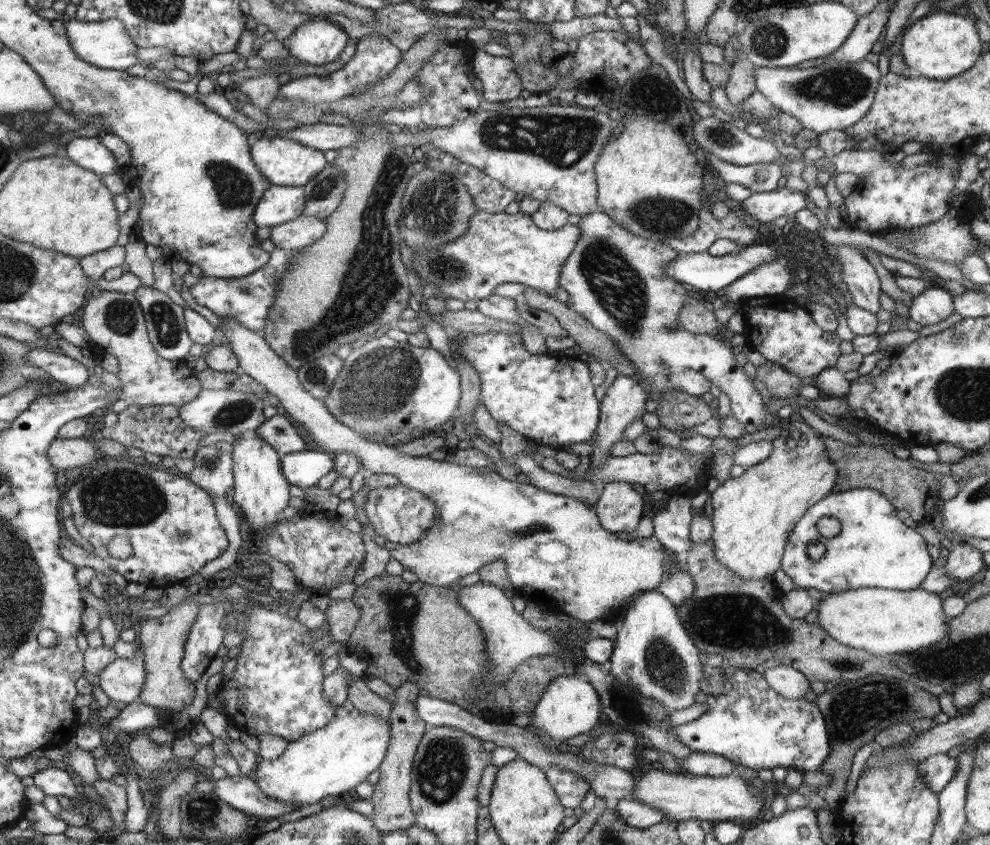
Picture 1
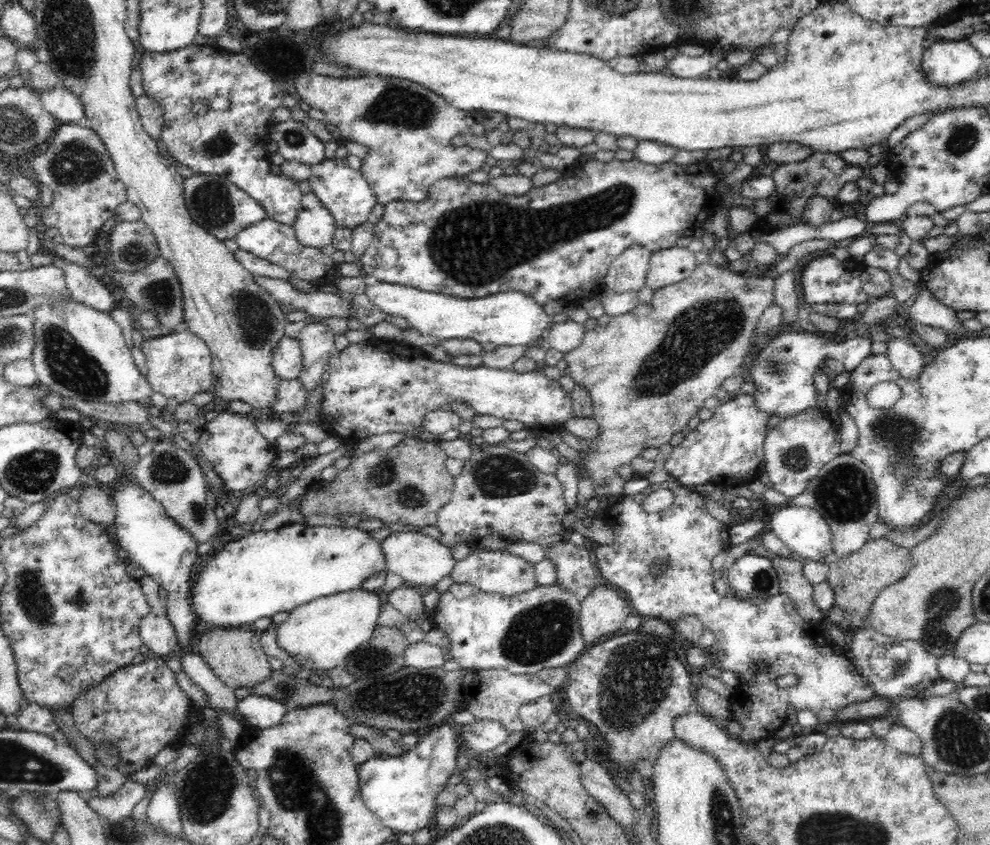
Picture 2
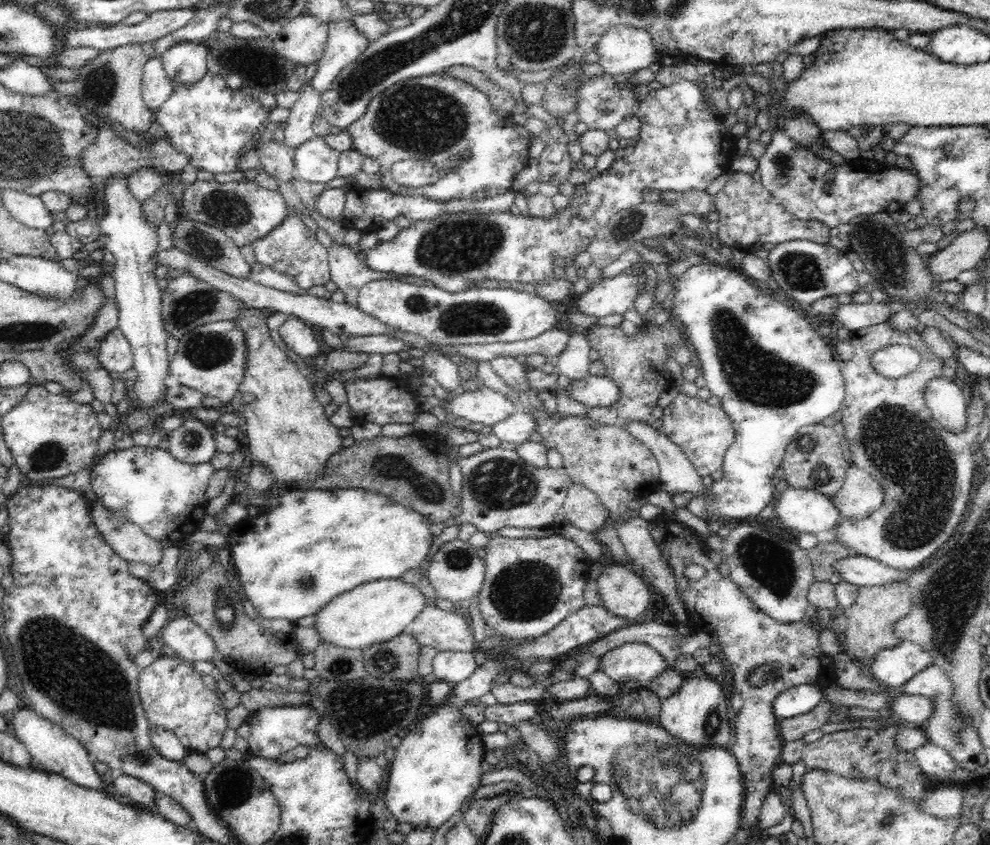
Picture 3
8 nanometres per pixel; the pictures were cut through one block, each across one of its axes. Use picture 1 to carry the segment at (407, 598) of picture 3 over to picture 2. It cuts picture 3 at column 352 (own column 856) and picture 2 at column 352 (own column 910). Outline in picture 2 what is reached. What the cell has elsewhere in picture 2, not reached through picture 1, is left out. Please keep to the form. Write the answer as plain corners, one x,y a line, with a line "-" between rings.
363,588
339,592
327,597
320,597
316,600
300,605
291,610
289,616
277,626
277,643
280,648
286,649
296,662
306,669
318,669
329,671
334,666
344,664
346,657
354,652
363,642
372,638
377,620
380,614
380,607
384,603
380,591
368,591

